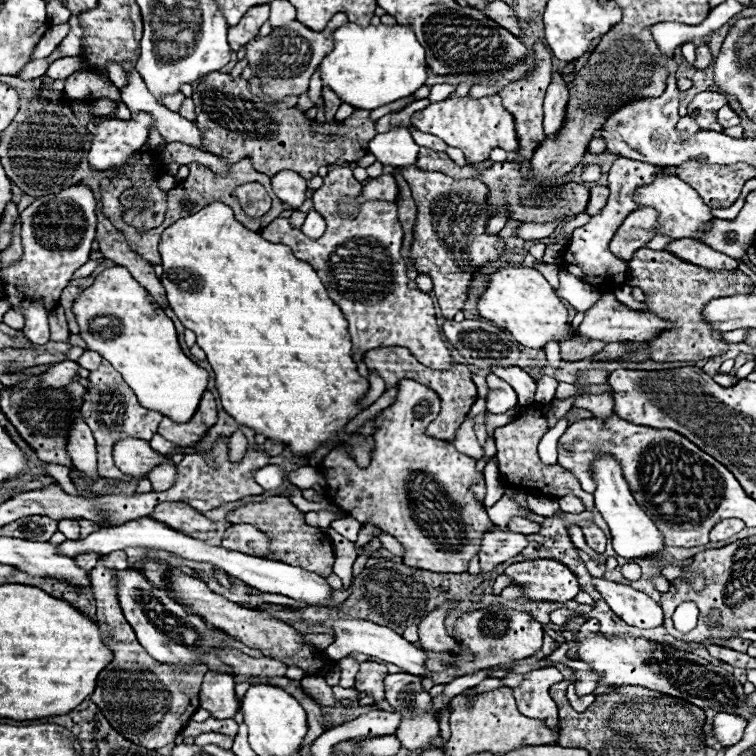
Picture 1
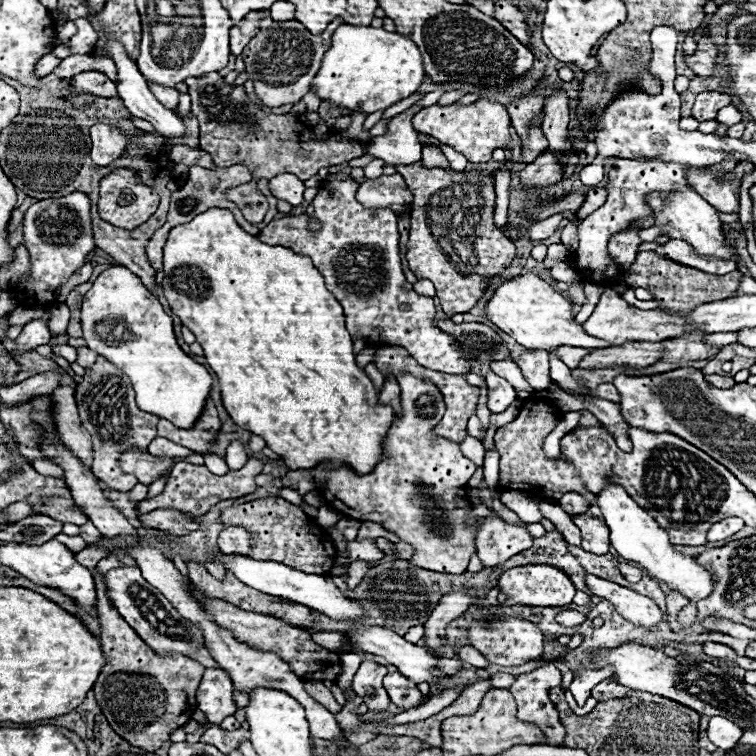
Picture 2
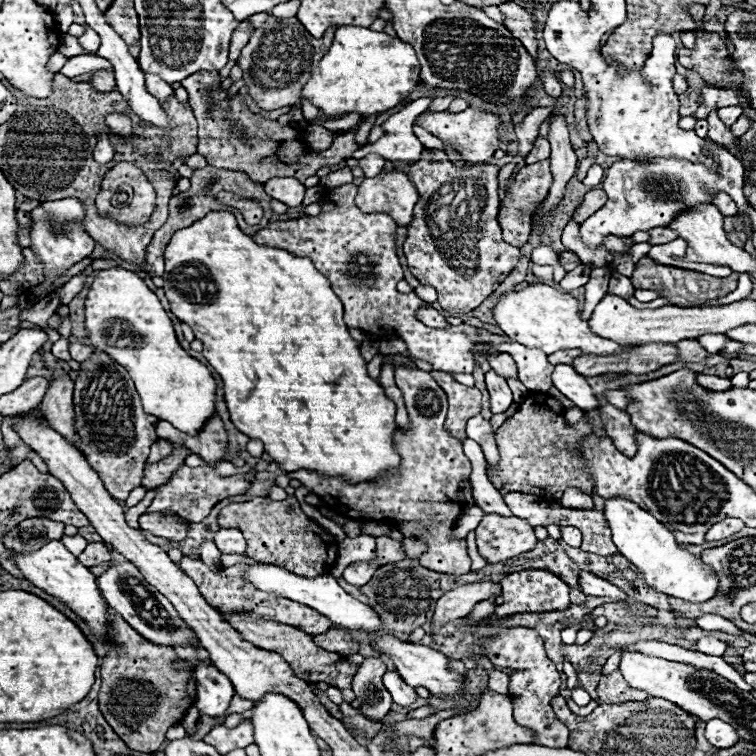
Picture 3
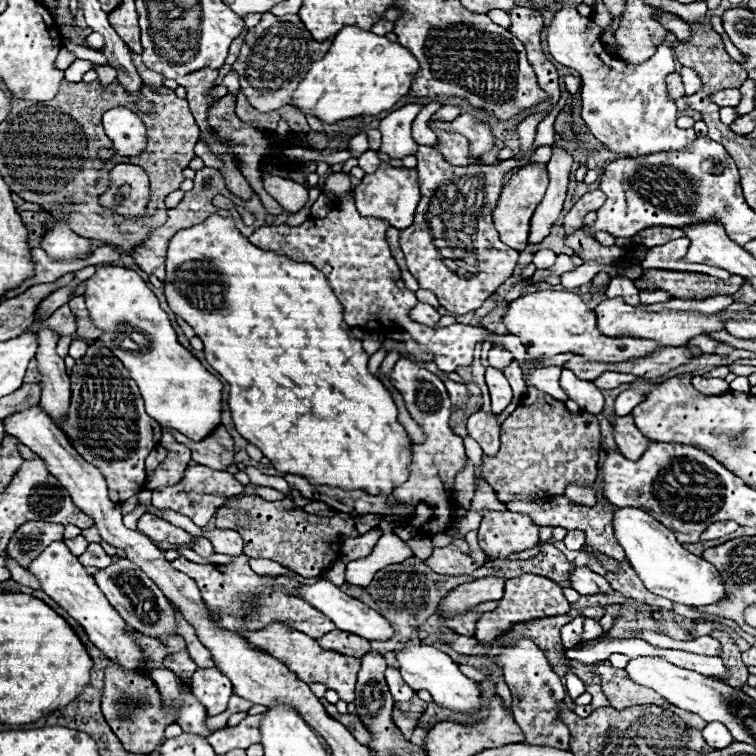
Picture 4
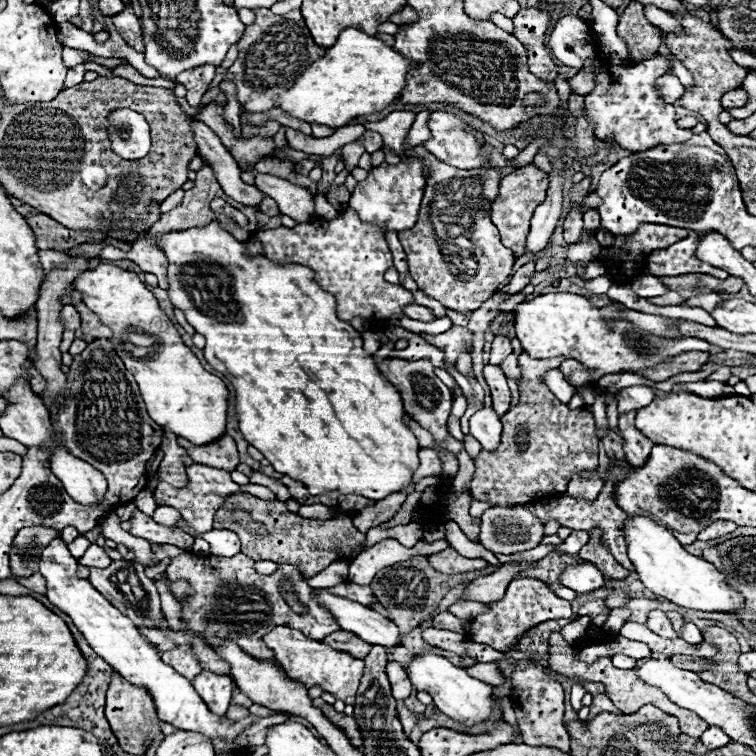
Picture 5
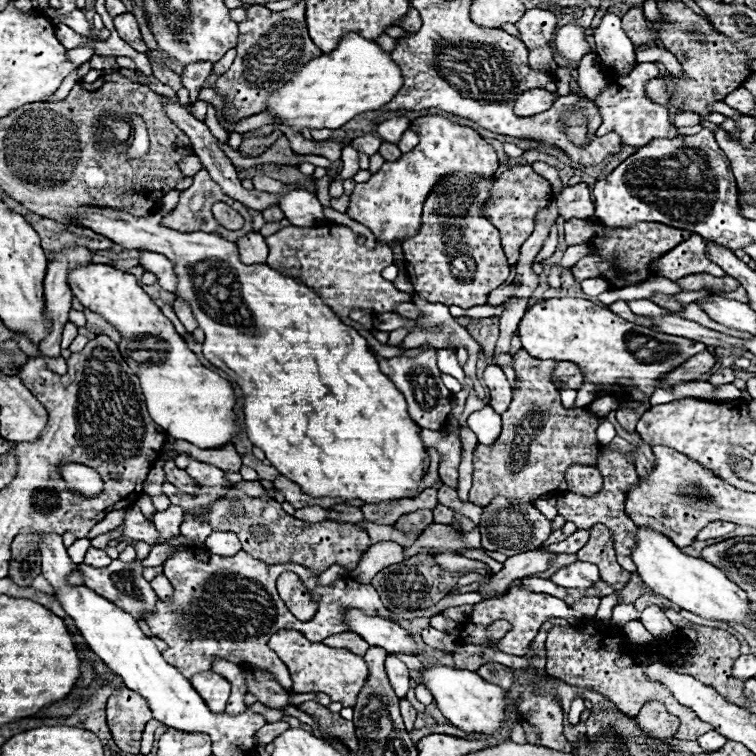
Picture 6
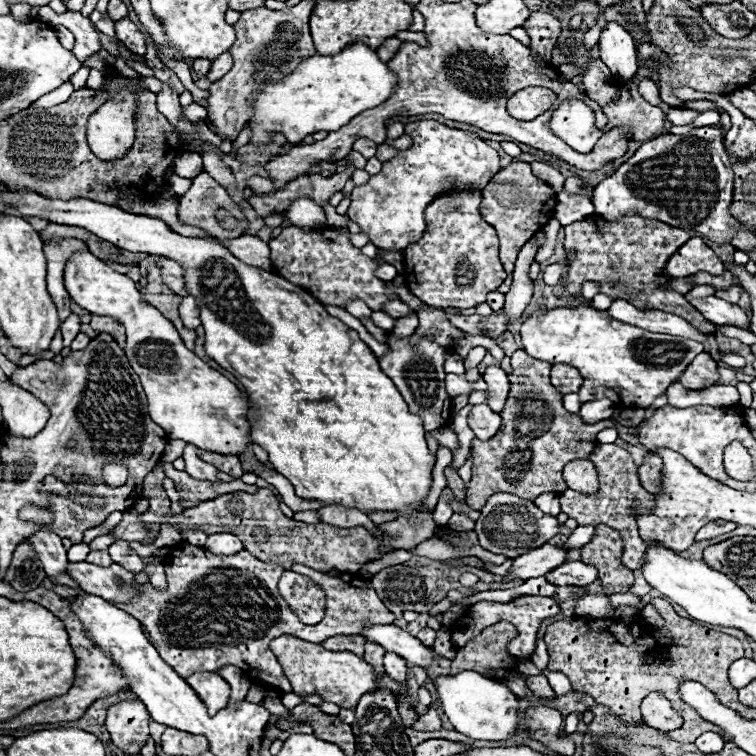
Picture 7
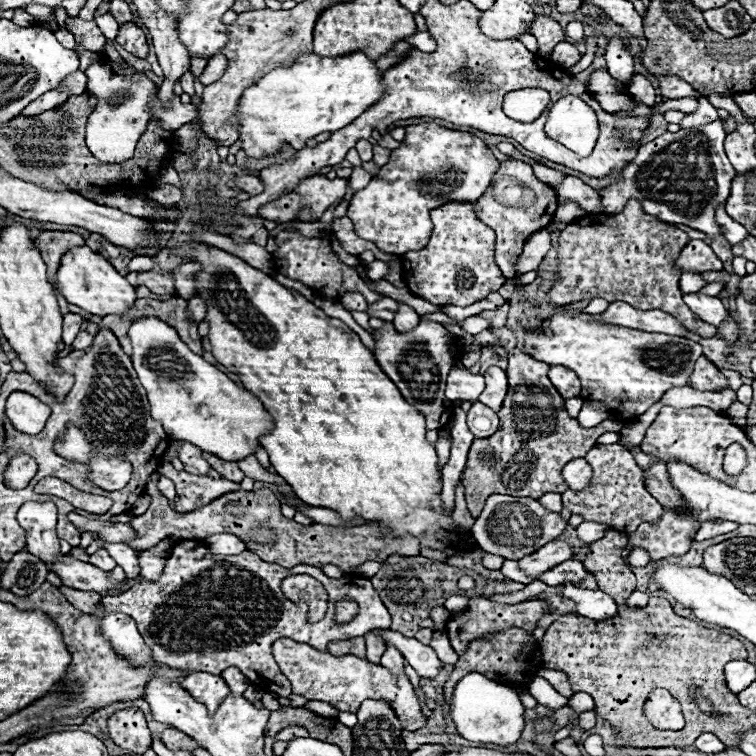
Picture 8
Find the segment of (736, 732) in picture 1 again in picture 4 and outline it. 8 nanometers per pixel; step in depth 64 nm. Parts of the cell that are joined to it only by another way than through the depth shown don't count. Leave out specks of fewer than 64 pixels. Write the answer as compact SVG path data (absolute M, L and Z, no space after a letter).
M710 722L702 730L702 736L704 736L704 740L706 740L706 744L710 748L726 748L726 746L730 746L734 742L728 728L724 724L720 724L720 722Z

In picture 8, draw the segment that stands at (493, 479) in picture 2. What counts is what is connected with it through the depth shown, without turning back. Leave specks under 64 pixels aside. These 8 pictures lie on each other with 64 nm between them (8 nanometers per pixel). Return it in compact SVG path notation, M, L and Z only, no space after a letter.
M474 402L468 410L468 428L476 438L488 438L498 430L498 416L488 406Z

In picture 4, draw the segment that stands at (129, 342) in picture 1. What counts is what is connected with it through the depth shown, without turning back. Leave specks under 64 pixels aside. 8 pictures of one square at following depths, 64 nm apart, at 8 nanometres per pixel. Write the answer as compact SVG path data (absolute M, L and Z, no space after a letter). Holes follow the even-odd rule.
M120 266L98 268L94 276L86 280L84 298L92 322L102 330L110 330L110 350L136 380L146 404L146 412L156 422L160 422L160 426L178 430L194 442L200 442L200 438L206 438L214 430L214 426L220 426L222 382L178 342L176 330L172 328L166 312L160 308L158 298L134 270ZM124 324L130 330L136 330L150 338L150 350L146 354L116 346L118 338L114 334L122 332Z

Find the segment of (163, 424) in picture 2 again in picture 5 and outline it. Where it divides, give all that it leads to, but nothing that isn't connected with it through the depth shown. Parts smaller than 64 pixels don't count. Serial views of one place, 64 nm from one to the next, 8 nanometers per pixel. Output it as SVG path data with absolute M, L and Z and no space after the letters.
M224 434L220 440L206 444L206 446L194 446L192 442L188 442L184 438L178 438L178 444L188 450L190 458L194 462L200 462L200 464L206 464L206 466L212 466L212 468L232 472L240 464L236 444L228 434Z

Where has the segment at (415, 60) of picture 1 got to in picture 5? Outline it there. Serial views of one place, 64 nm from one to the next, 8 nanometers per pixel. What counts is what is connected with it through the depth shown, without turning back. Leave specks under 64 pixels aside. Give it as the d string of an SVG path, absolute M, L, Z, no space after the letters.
M346 28L336 44L332 48L326 50L326 54L312 62L294 82L292 88L288 88L286 92L282 92L276 98L276 108L282 108L286 114L308 122L308 124L320 124L320 126L330 126L330 128L342 128L346 126L350 120L364 116L364 114L374 114L384 110L386 106L390 106L398 94L404 90L406 86L406 72L412 68L412 64L400 56L398 52L394 52L390 46L386 46L384 42L380 42L374 36L368 36L356 28Z

